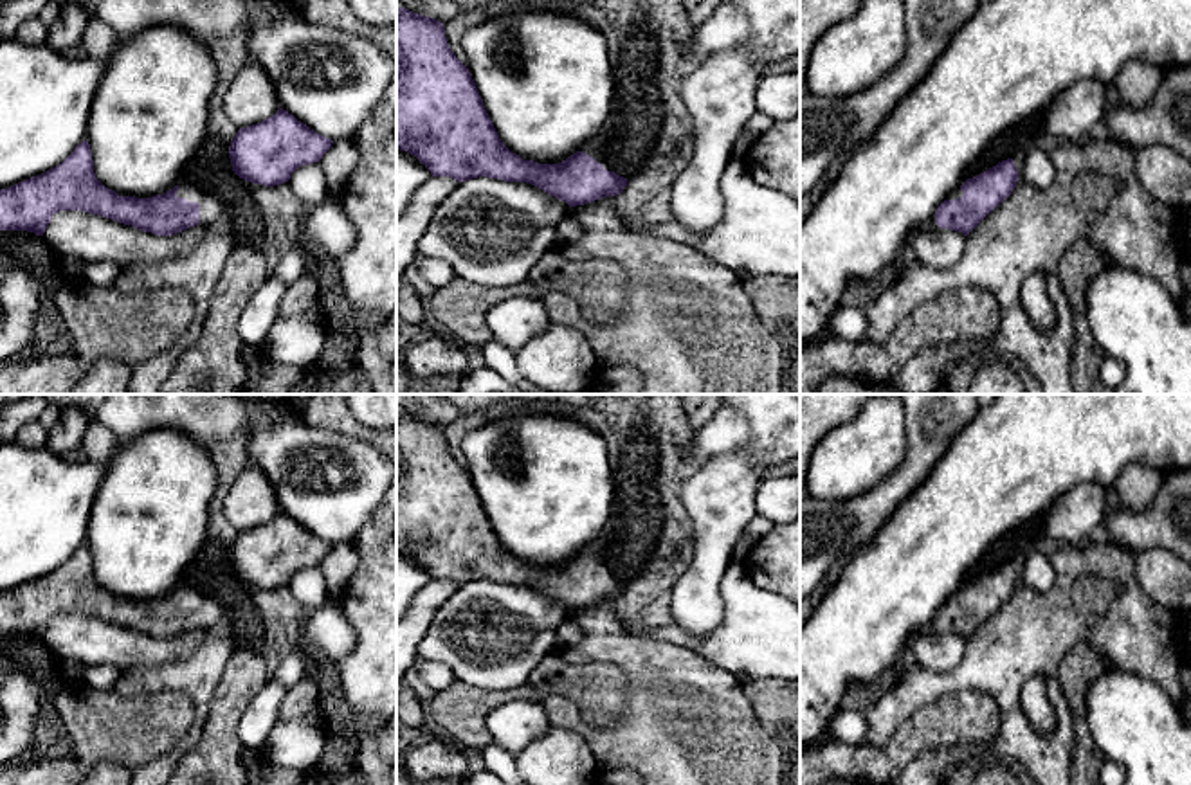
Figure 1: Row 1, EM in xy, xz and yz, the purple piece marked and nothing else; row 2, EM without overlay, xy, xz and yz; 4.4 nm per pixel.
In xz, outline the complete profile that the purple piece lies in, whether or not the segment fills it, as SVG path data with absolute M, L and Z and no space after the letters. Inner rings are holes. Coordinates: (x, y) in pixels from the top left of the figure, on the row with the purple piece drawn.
M396 7L396 149L414 155L432 176L450 176L465 182L477 176L497 178L505 182L526 182L544 193L566 202L569 207L591 203L605 196L616 196L627 185L627 178L616 175L605 153L605 140L587 140L577 153L559 164L539 164L523 160L512 153L499 139L476 88L468 68L452 54L443 23Z

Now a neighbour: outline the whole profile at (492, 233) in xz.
M477 176L459 182L436 207L418 254L447 261L456 277L479 286L510 286L528 277L533 265L557 248L559 223L571 207L526 182Z

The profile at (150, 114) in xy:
M153 27L117 43L86 126L95 178L119 196L151 198L173 189L207 135L216 77L214 52L187 31Z

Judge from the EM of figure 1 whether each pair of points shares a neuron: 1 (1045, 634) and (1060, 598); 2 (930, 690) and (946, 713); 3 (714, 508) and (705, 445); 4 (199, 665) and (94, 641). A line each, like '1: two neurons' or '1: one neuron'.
1: one neuron
2: two neurons
3: two neurons
4: two neurons

